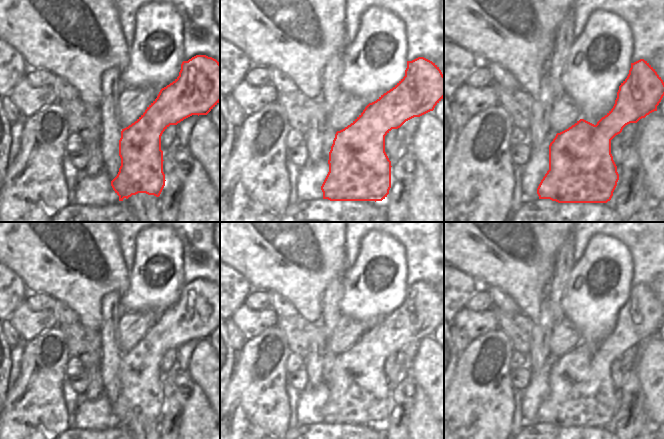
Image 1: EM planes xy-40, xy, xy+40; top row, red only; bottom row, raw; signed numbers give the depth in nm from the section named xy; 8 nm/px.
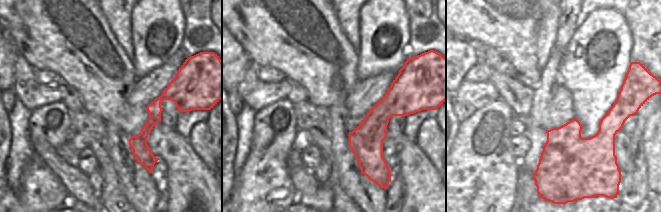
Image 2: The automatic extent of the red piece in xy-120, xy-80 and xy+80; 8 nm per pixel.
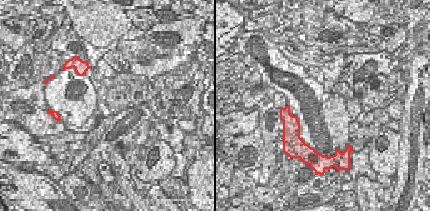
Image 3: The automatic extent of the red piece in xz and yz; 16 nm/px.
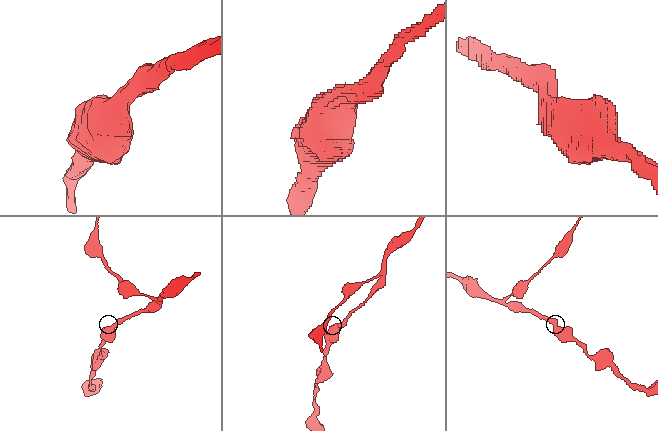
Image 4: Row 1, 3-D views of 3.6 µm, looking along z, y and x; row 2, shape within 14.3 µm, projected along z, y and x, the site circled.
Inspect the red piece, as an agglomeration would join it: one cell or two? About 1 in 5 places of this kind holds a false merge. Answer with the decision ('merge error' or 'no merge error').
no merge error

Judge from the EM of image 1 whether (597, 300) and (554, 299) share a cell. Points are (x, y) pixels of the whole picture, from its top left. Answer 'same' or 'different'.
different

